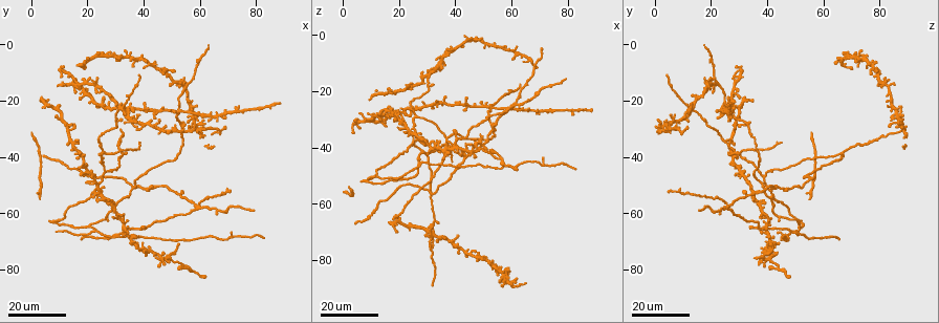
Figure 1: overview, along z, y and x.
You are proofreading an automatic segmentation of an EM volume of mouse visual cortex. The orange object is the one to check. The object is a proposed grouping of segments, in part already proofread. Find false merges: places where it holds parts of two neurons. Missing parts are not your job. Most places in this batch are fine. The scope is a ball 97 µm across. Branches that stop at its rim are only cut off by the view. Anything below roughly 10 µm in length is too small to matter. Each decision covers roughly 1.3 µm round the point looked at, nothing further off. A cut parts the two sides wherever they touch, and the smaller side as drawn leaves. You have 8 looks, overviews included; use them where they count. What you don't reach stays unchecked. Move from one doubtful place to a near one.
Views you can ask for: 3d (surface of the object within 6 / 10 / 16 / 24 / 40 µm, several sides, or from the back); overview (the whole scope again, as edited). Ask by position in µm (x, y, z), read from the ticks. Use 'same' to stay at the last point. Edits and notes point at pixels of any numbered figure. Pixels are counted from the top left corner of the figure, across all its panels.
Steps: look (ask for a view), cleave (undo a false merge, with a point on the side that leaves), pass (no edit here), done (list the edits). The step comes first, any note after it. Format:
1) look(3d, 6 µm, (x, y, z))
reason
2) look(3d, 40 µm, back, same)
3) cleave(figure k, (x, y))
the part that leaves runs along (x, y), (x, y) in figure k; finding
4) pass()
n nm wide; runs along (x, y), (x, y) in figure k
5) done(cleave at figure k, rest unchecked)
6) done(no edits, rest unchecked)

look(3d, 16 µm, (25, 39, 29))
four-way junction

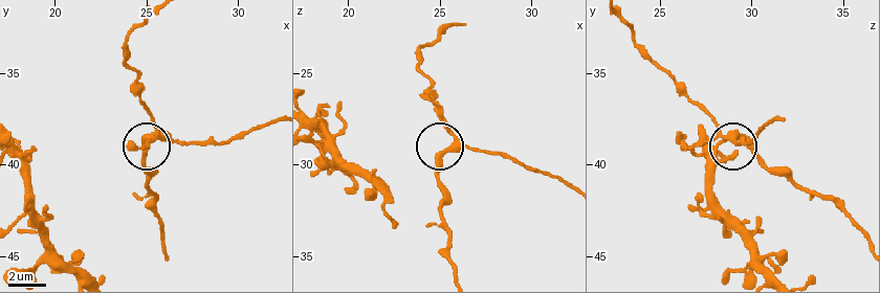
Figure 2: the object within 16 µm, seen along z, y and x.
look(3d, 10 µm, (26.1, 38.4, 28.8))
closer look

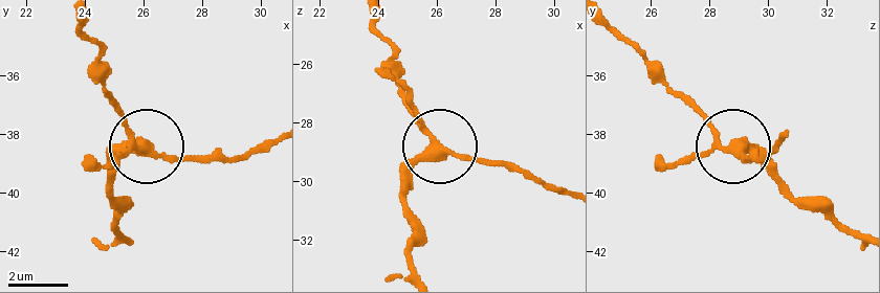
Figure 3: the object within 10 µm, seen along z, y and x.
pass()
300 nm wide; runs along (413, 270), (402, 195), (410, 173), (440, 152), (512, 164) in figure 3; all the same neuron

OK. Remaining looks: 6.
look(3d, 24 µm, (21, 64, 51))

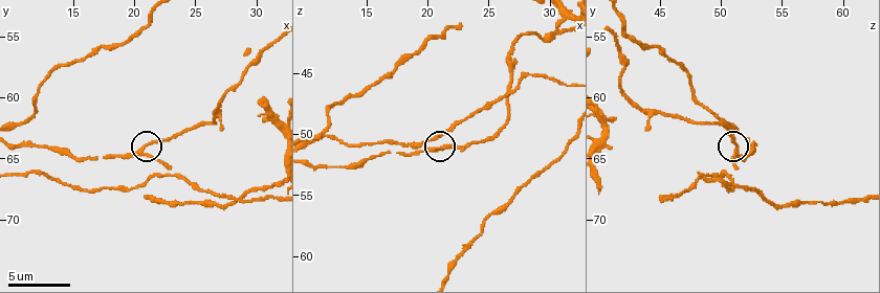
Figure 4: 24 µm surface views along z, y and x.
look(3d, 10 µm, (20.6, 64.4, 51.4))
closer look

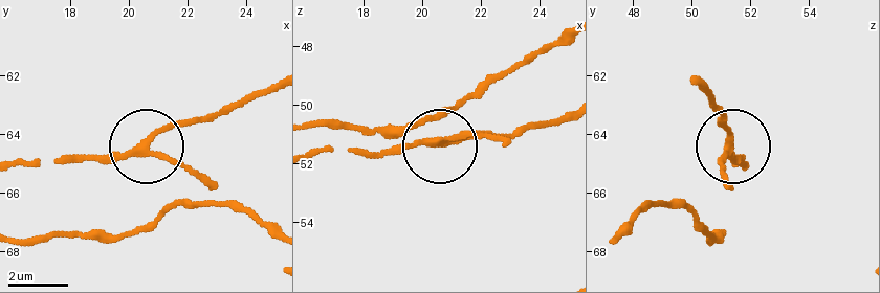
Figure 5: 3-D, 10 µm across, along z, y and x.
pass()
3 arms; one neuron here

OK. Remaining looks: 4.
look(3d, 16 µm, (59, 58, 26))
looks like a crossing

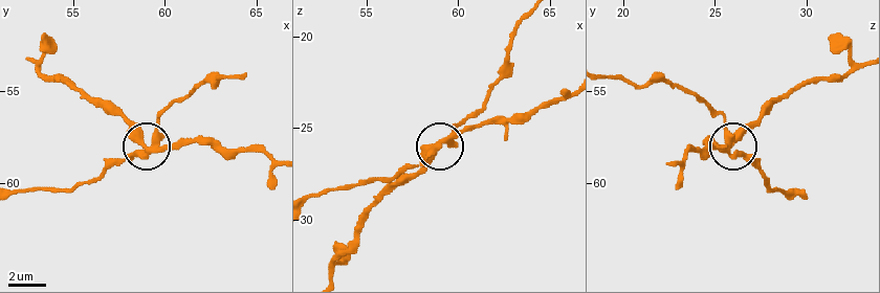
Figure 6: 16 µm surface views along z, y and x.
look(3d, 6 µm, same)
closer look

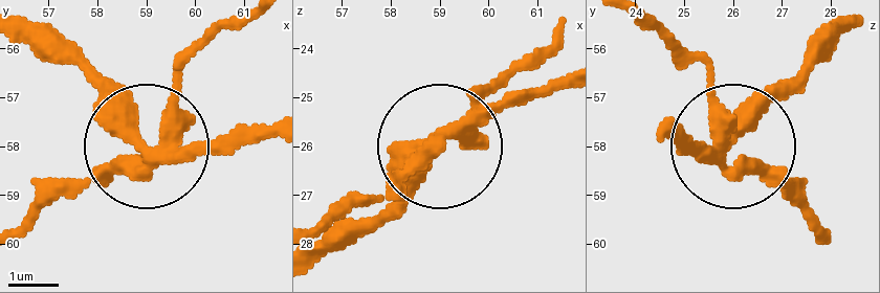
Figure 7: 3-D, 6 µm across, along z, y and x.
cleave(figure 7, (106, 124))
the part that leaves runs along (161, 152), (90, 76), (27, 39) in figure 7; a second neuron is stuck on

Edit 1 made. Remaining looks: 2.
look(3d, 24 µm, (47, 77, 38))

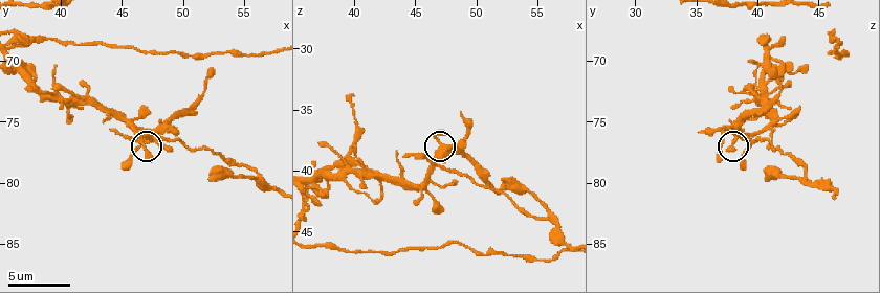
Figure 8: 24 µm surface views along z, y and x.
look(3d, 10 µm, (47.2, 76.0, 38.8))

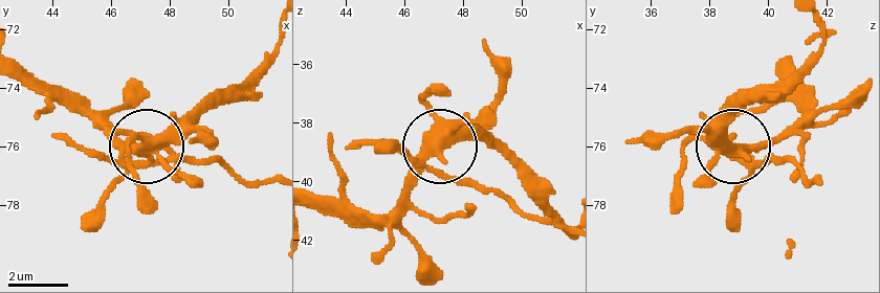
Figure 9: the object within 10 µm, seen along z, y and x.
cleave(figure 9, (458, 181))
the part that leaves runs along (417, 164), (497, 189), (534, 220), (565, 224) in figure 9; two neurons meet here

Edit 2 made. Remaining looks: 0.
done(cleave at figure 7, cleave at figure 9, rest unchecked)

